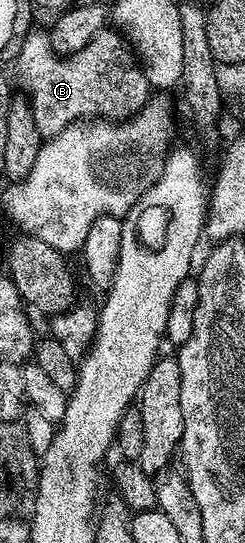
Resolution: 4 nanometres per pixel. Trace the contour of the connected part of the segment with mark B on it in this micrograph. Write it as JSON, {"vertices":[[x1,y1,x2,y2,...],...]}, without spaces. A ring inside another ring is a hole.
{"vertices":[[106,28,74,56,63,58,54,52,47,31,43,29,31,29,21,44,16,56,16,76,24,87,23,95,44,138,57,136,62,129,85,118,127,120,143,110,150,99,150,87,140,66,131,68,120,64,115,68,112,65,112,60,132,60,134,56,127,39,119,31],[100,68,104,68,104,72,100,72]]}

